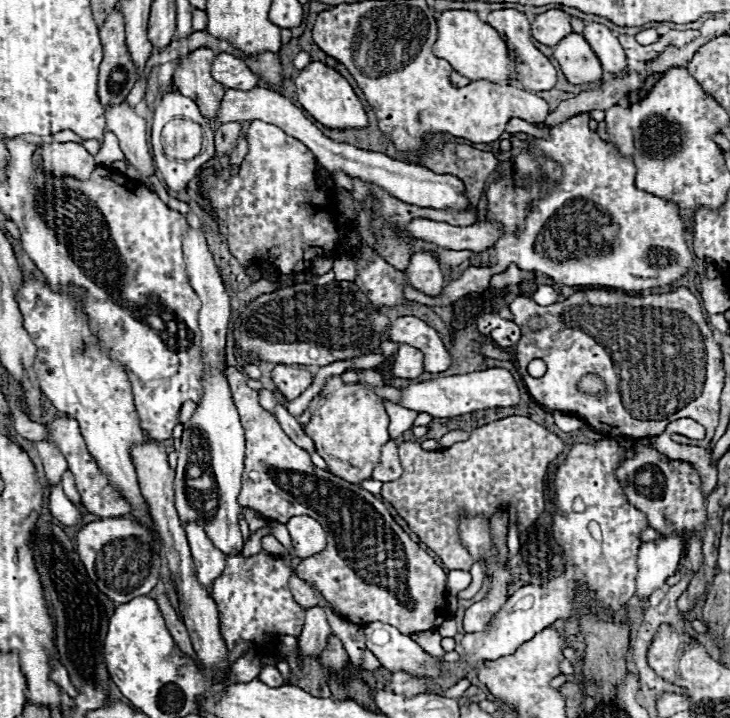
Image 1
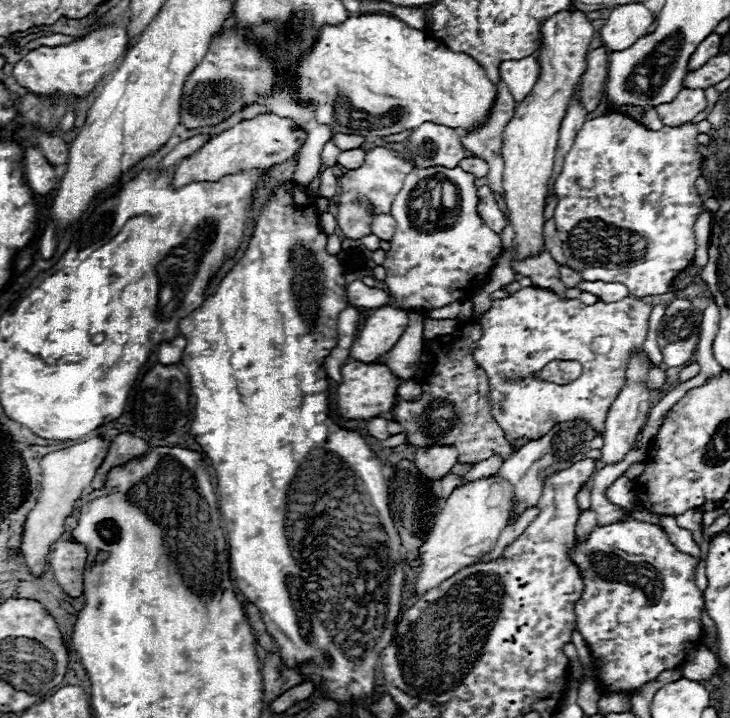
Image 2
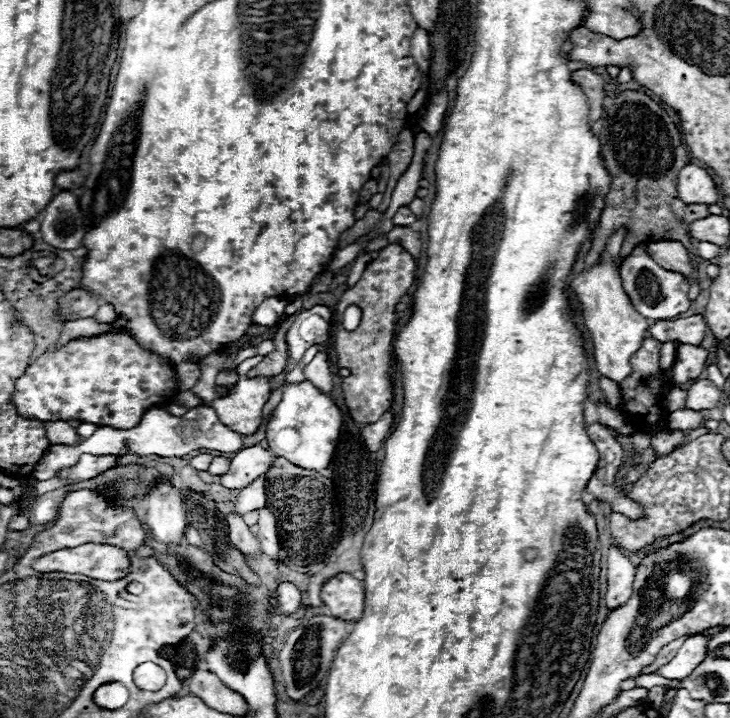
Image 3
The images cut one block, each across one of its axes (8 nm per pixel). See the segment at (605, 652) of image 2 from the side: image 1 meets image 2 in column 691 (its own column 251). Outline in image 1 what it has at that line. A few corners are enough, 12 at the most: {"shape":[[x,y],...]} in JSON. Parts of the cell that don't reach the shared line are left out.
{"shape":[[264,550],[214,580],[230,664],[300,636],[292,568]]}

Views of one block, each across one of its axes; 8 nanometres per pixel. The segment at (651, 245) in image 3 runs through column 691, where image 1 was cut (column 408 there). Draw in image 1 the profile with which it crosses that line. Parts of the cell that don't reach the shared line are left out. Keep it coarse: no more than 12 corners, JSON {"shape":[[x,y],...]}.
{"shape":[[430,250],[412,254],[404,270],[410,284],[438,296],[444,274]]}

